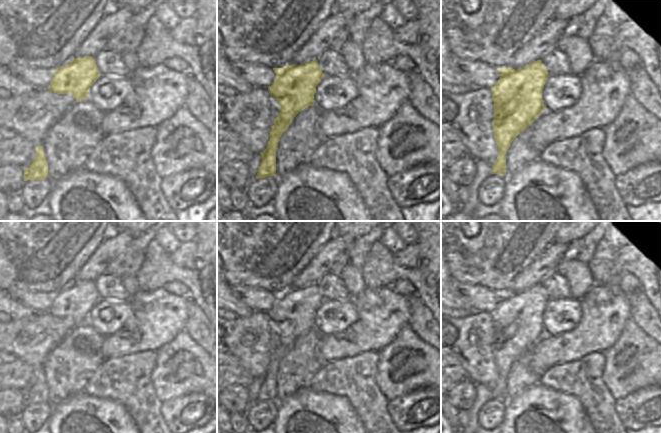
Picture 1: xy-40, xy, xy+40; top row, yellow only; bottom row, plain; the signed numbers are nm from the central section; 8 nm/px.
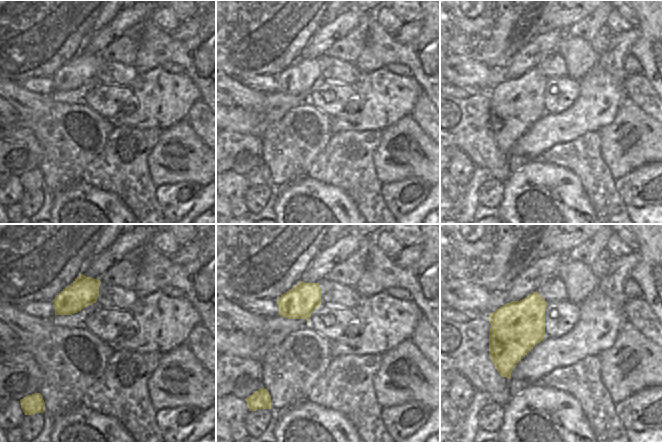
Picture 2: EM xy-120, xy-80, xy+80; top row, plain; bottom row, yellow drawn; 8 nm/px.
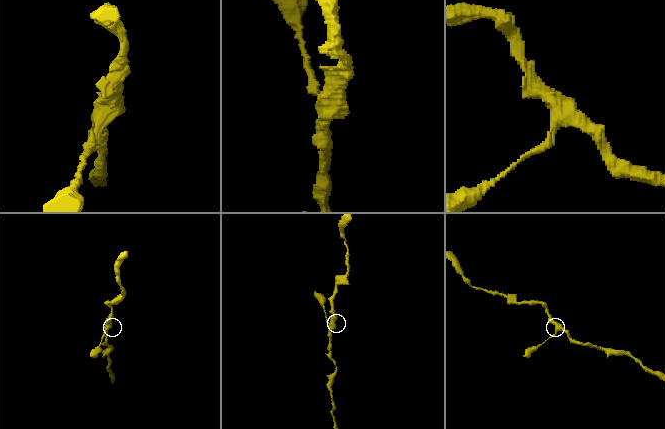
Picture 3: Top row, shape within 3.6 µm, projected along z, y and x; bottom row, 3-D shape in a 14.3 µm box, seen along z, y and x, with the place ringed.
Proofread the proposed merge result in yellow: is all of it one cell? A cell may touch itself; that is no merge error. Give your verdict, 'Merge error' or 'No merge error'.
No merge error.

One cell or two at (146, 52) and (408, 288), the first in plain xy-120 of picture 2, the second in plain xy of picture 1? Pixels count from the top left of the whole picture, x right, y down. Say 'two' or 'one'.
two

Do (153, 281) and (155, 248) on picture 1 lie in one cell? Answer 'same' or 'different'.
same

